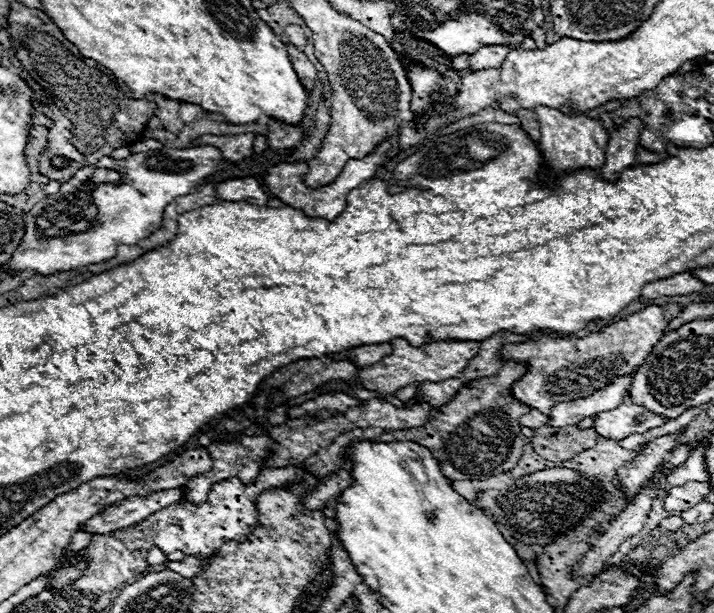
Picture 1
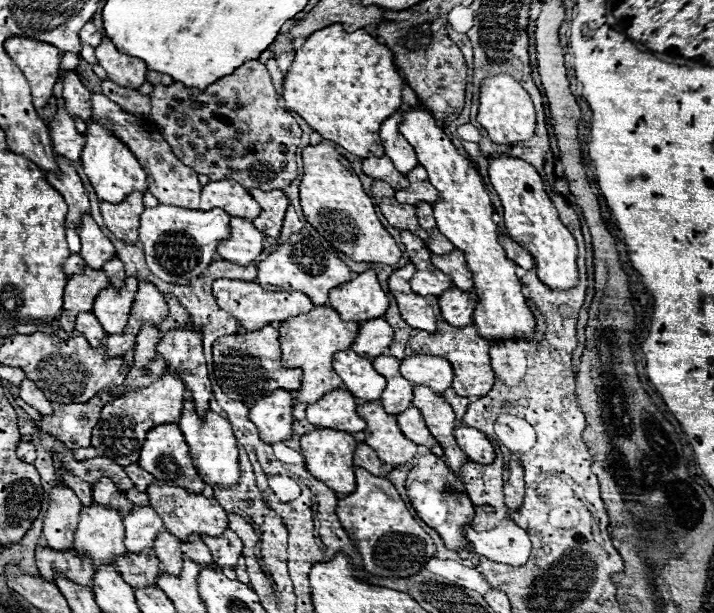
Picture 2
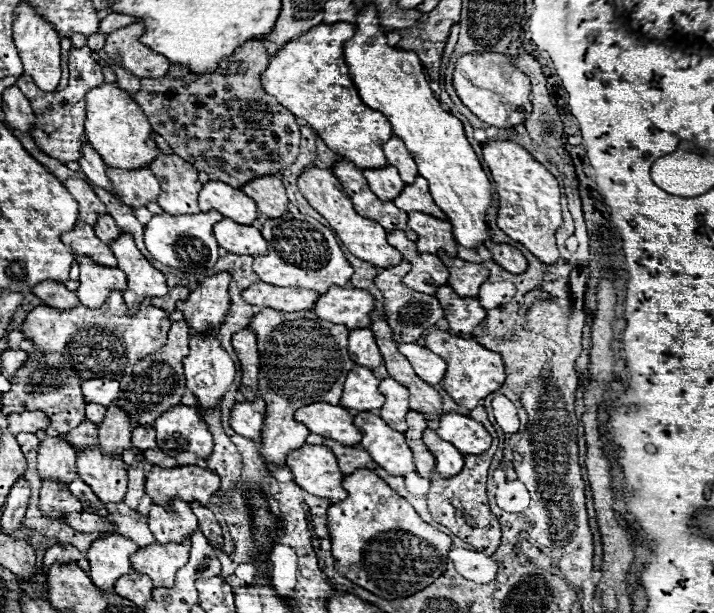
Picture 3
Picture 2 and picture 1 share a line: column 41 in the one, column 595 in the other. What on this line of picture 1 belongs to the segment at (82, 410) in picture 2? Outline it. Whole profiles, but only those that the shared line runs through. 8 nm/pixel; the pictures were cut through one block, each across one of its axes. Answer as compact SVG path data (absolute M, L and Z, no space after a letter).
M624 394L624 402L608 412L600 412L592 424L592 428L610 440L622 440L630 434L644 434L650 428L658 428L666 424L668 418L660 414L652 414L642 406L636 406L630 400L630 394Z

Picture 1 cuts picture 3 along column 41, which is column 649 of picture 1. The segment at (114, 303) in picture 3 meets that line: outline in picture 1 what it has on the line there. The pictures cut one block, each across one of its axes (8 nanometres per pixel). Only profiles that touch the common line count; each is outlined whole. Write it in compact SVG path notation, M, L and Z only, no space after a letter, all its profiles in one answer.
M670 304L670 308L646 306L640 312L628 316L626 320L606 326L600 332L590 332L584 338L538 336L520 344L508 344L500 352L500 358L514 358L528 364L526 374L512 384L510 394L516 400L528 404L530 408L536 408L542 414L550 416L550 410L556 402L584 398L590 392L600 390L606 384L606 380L636 370L644 362L652 346L660 340L668 322L674 320L680 310L680 304Z

